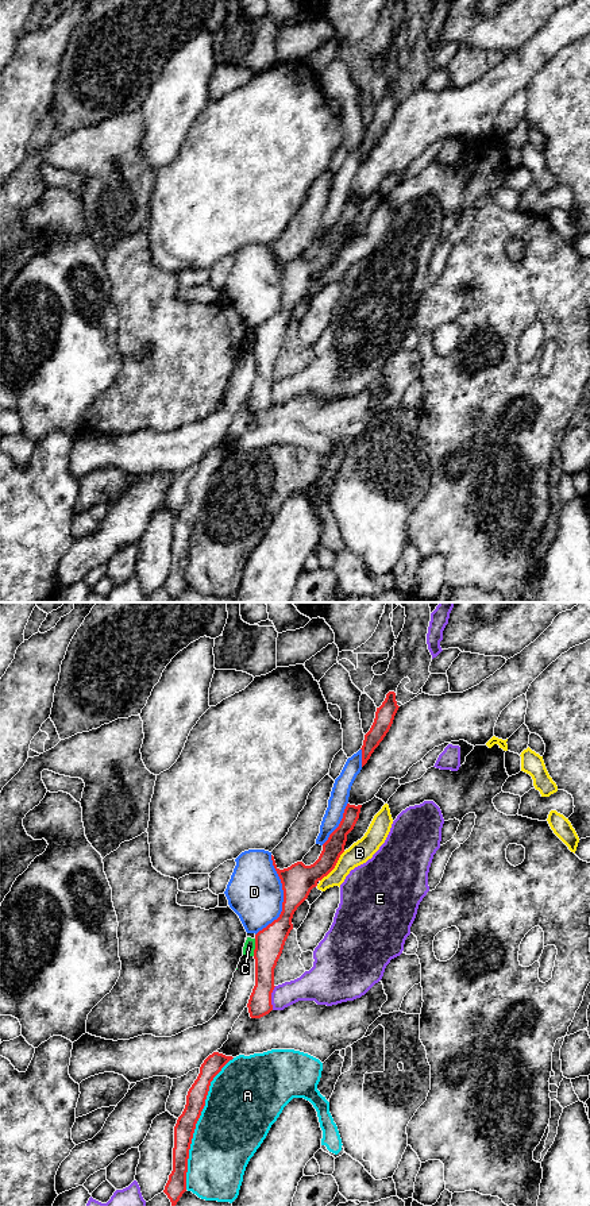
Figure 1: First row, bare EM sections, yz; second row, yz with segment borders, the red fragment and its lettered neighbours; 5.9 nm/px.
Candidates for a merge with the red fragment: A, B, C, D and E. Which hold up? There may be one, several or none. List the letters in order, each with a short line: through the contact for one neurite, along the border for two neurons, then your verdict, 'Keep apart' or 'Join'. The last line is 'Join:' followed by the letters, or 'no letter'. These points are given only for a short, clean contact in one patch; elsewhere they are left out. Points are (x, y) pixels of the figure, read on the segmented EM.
A: Keep apart
B: Line: yz (344, 851), (336, 864), (320, 881). Keep apart
C: Line: yz (255, 939), (253, 955). Keep apart
D: Keep apart
E: Keep apart
Join: no letter

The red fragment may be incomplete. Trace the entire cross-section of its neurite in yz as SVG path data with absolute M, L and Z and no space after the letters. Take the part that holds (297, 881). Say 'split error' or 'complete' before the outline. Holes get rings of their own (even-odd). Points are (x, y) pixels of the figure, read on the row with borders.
complete; M347 804L339 827L323 844L323 851L313 864L305 866L297 862L279 870L271 855L273 866L282 883L284 902L279 917L255 935L255 986L247 1003L251 1018L261 1018L273 1010L274 968L293 929L293 914L308 898L311 890L317 886L317 882L335 868L344 852L347 835L359 818L360 808L362 805Z

